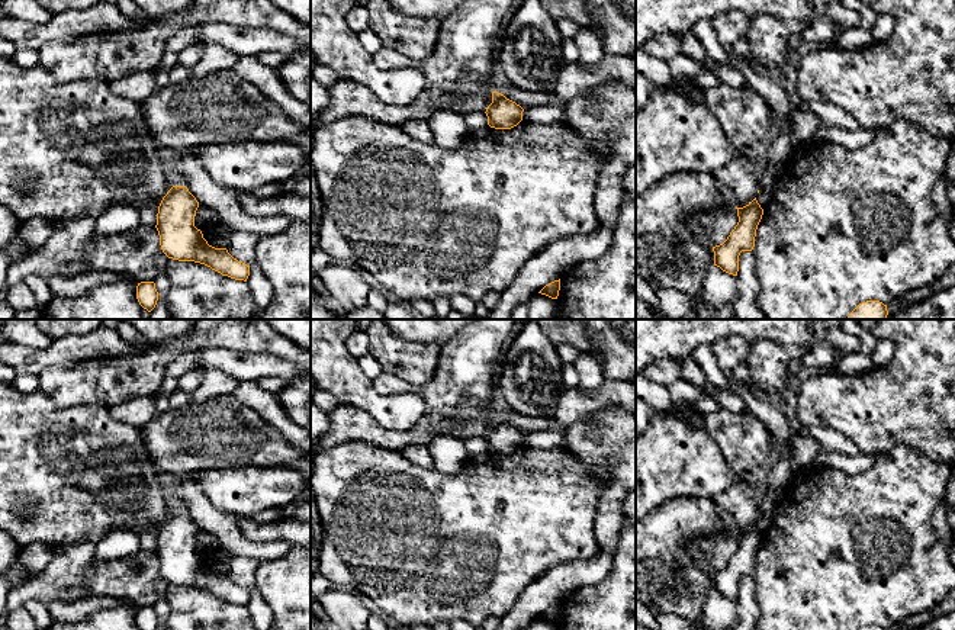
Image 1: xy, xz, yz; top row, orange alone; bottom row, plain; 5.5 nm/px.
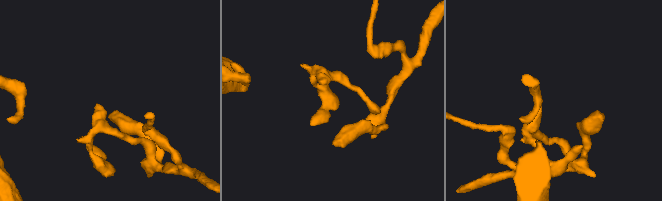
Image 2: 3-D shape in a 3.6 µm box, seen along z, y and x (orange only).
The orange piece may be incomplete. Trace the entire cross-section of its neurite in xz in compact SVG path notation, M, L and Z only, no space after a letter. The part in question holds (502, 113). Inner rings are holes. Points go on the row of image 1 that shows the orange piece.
M492 91L492 103L486 109L488 125L495 129L511 129L522 120L524 109L498 91Z

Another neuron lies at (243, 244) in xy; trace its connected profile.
M232 231L231 241L226 247L228 253L238 261L251 266L255 263L257 235L245 231Z

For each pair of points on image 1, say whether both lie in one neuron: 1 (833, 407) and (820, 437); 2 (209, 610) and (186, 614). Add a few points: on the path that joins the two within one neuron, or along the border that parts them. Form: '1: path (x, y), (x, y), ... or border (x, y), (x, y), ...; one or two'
1: border (801, 427), (829, 427), (845, 434), (855, 444); two
2: path (203, 614), (192, 614); one

